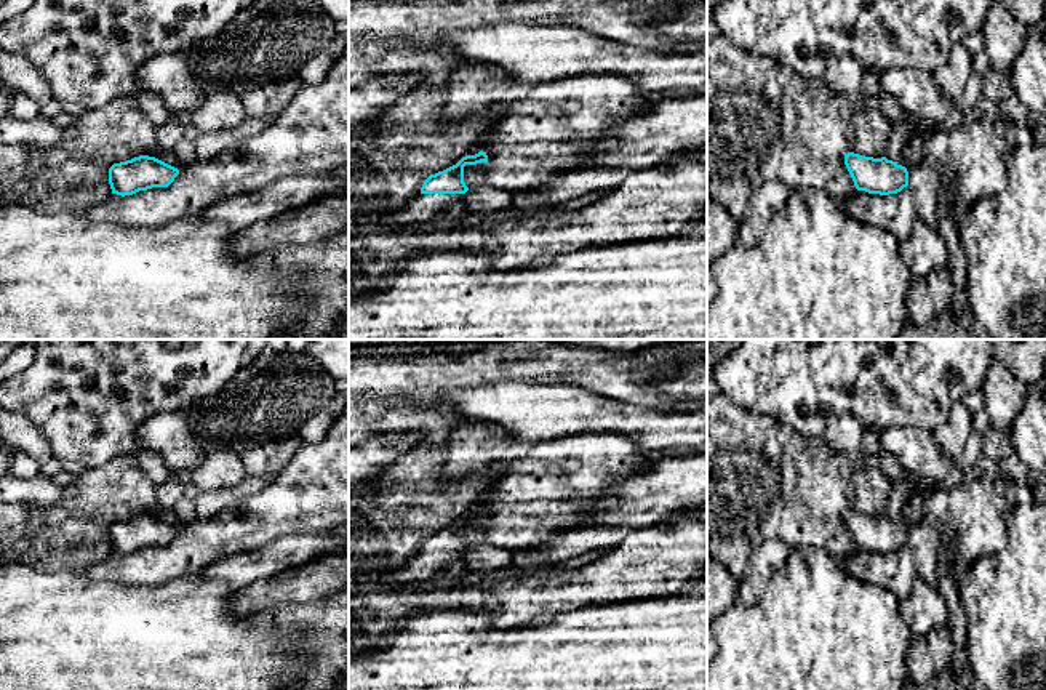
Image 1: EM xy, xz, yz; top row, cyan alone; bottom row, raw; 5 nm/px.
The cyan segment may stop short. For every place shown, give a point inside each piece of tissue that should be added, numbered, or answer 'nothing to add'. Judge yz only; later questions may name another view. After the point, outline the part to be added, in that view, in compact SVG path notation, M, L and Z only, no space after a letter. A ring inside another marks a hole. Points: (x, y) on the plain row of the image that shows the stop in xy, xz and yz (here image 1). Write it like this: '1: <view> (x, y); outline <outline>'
nothing to add

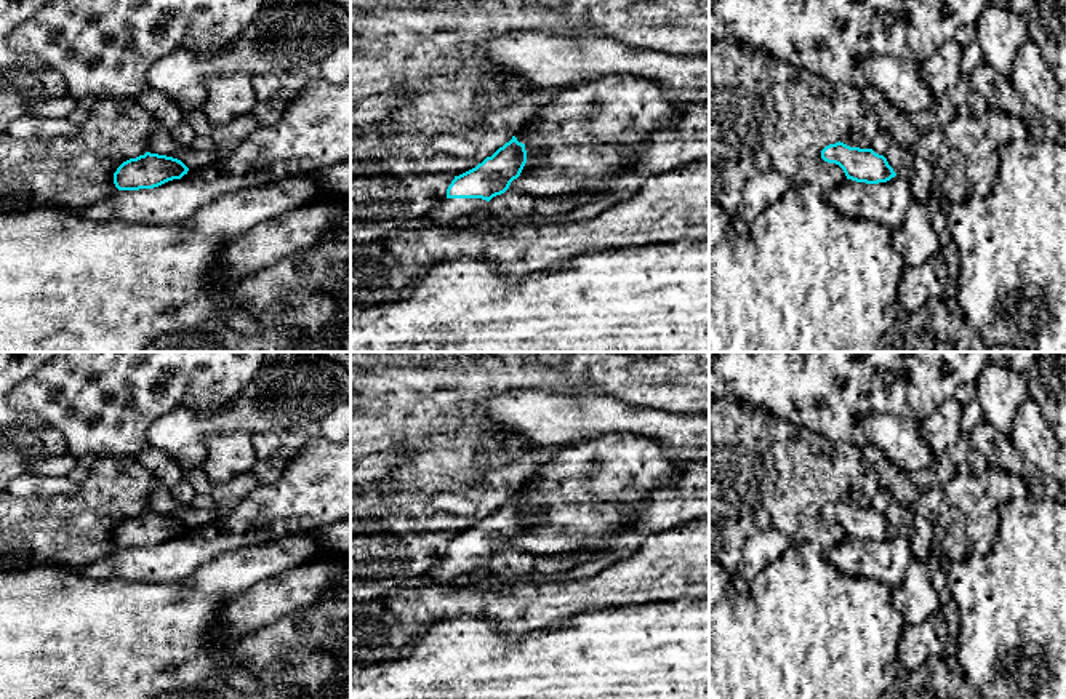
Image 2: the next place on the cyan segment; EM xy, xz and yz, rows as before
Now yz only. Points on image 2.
nothing to add

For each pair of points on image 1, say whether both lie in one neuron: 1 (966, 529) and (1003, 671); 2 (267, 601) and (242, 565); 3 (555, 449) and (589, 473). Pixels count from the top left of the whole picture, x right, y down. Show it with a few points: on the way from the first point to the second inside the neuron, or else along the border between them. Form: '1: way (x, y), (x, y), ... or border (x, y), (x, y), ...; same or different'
1: border (1006, 540), (963, 570), (954, 567); different
2: border (290, 569), (256, 580), (237, 591); different
3: way (560, 458), (570, 468), (579, 468); same

